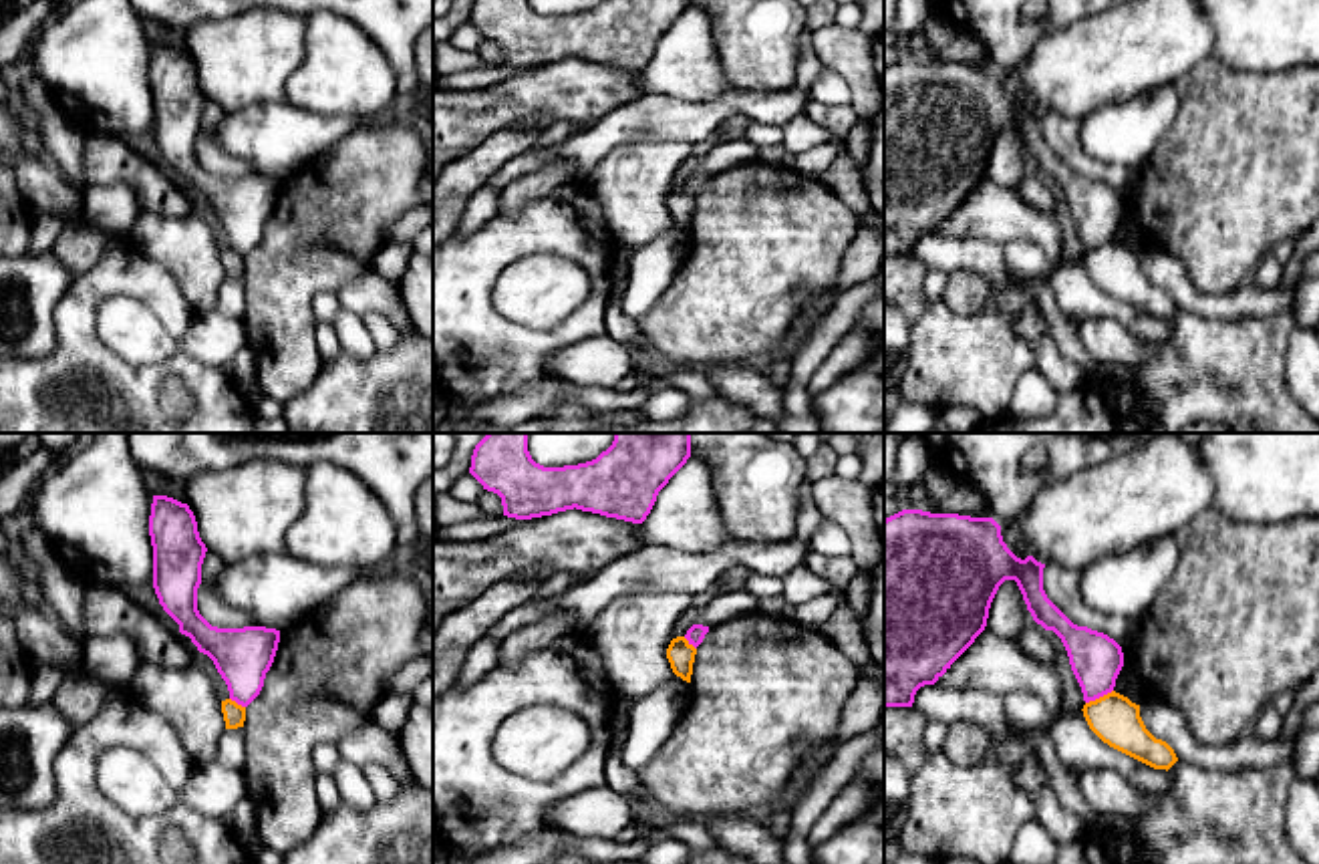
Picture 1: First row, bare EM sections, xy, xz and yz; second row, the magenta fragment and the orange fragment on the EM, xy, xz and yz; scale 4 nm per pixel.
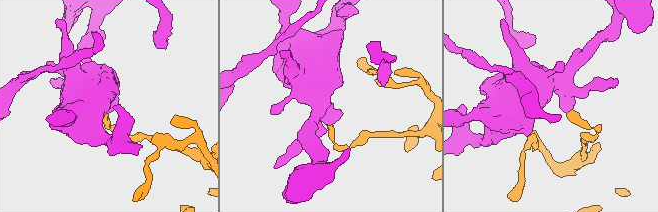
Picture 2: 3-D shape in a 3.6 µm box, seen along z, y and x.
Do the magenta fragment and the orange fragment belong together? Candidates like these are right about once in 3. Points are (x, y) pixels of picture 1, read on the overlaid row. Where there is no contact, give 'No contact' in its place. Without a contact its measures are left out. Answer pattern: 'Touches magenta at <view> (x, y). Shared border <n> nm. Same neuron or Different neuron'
Touches magenta at yz (1098, 697). Shared border 130 nm. Different neuron

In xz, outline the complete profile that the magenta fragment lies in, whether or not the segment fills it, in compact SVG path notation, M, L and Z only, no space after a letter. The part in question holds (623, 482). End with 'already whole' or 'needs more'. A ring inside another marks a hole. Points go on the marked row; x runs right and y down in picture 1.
M487 433L473 449L469 473L501 497L503 516L532 520L566 510L582 510L642 524L658 491L691 457L691 433L614 433L612 445L596 459L544 467L528 451L530 433Z | already whole

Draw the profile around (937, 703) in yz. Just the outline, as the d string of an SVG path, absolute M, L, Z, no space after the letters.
M924 685L916 691L912 707L932 723L977 723L991 733L993 741L1013 735L1003 697L985 689Z

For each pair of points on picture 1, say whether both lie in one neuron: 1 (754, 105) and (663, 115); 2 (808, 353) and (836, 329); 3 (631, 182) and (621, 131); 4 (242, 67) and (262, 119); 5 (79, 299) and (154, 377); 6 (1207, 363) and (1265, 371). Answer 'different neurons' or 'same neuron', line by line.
1: same neuron
2: same neuron
3: different neurons
4: different neurons
5: same neuron
6: same neuron

